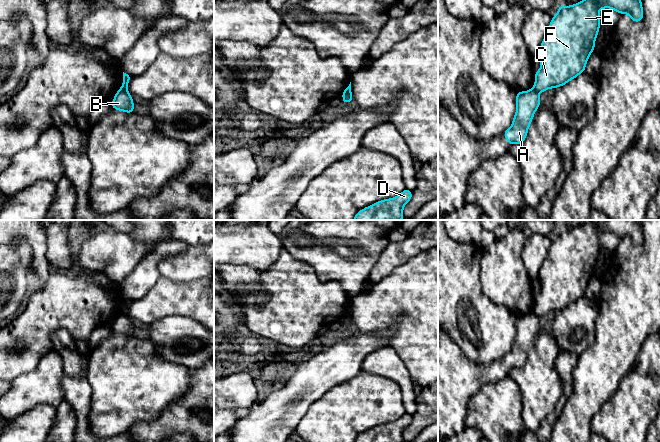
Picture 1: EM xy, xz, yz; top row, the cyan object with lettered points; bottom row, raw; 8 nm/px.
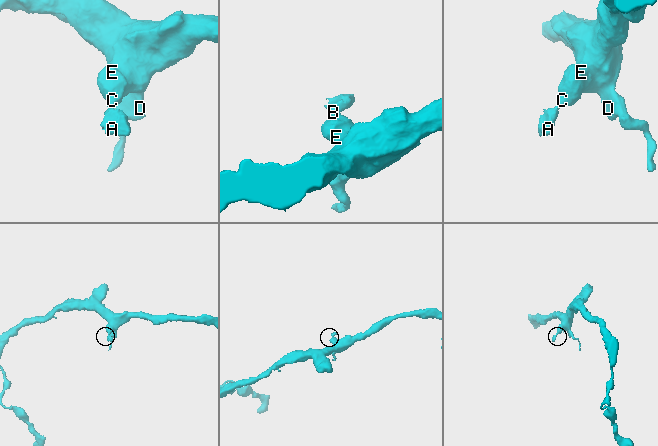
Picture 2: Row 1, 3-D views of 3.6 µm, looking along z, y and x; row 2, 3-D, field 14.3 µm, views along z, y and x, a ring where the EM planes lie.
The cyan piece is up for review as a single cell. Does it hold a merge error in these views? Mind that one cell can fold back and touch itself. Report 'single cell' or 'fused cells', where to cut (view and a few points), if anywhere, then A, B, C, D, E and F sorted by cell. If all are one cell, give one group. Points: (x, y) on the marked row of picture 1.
fused cells; cut xy (119, 89), (126, 91); groups A B / C D E F

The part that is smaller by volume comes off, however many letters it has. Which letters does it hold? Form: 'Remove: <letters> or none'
Remove: A, B

